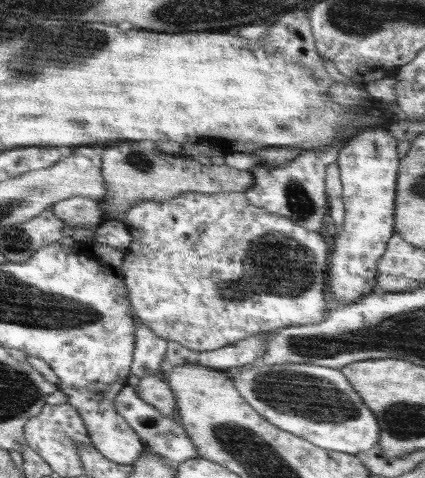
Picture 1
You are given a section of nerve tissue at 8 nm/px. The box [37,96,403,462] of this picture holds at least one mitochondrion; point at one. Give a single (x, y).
(275, 264)

